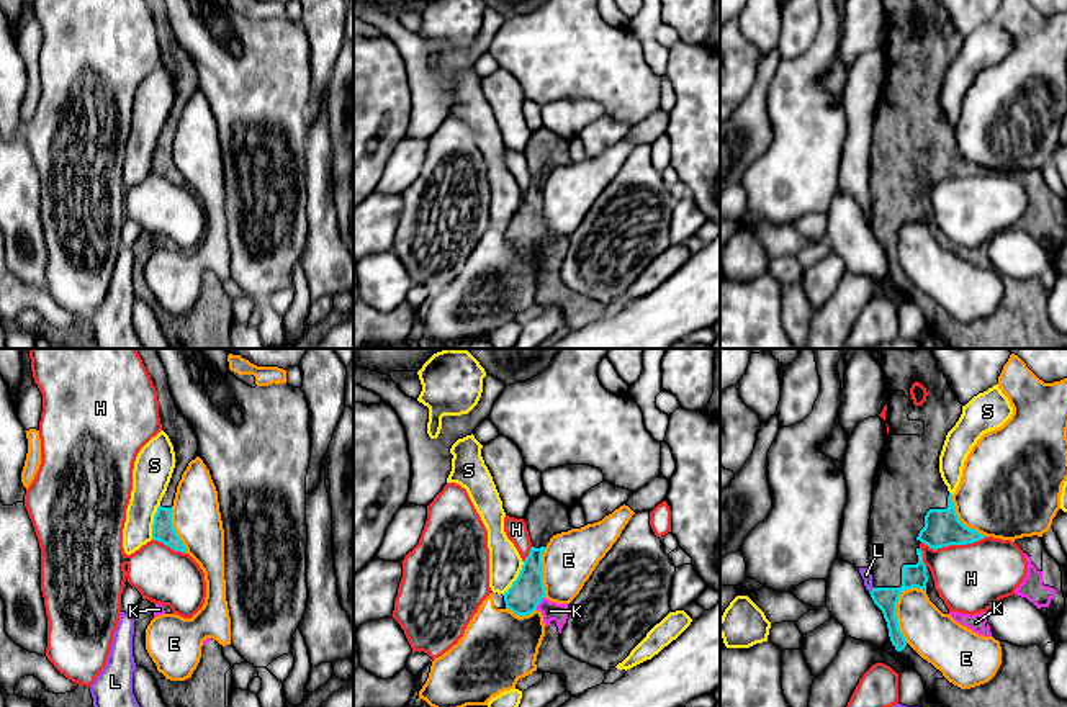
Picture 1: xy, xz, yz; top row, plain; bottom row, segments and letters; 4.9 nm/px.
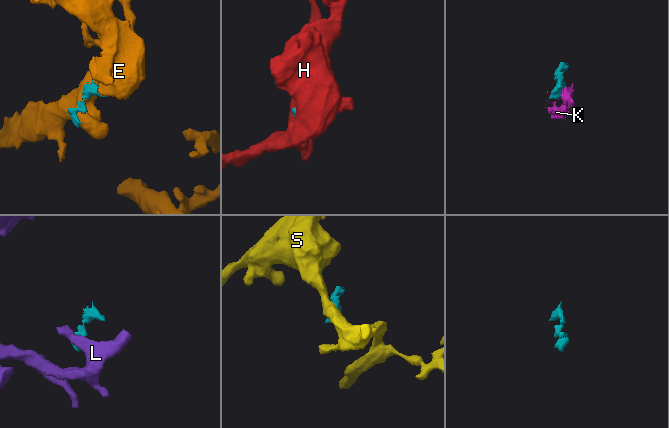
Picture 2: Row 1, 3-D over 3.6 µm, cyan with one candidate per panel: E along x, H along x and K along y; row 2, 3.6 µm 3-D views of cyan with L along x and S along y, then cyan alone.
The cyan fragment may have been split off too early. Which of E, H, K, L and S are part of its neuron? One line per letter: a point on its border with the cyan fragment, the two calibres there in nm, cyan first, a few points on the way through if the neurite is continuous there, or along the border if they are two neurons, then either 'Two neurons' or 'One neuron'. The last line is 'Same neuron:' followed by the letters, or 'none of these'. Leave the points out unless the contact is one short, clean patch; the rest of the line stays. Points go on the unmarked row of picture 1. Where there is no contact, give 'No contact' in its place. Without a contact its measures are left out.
E: Touches cyan at yz (895, 244). Thickness 110 nm (cyan) against 240 nm. Two neurons
H: Touches cyan at yz (953, 177). Thickness 180 nm (cyan) against 340 nm. Two neurons
K: Touches cyan at xz (540, 234). Thickness 160 nm (cyan) against 90 nm. One neuron
L: Touches cyan at yz (871, 225). Thickness 110 nm (cyan) against 50 nm. Boundary: yz (874, 221), (869, 226). Two neurons
S: Touches cyan at xy (154, 156). Thickness 110 nm (cyan) against 190 nm. Boundary: xy (159, 138), (154, 148), (151, 172). Two neurons
Same neuron: K

